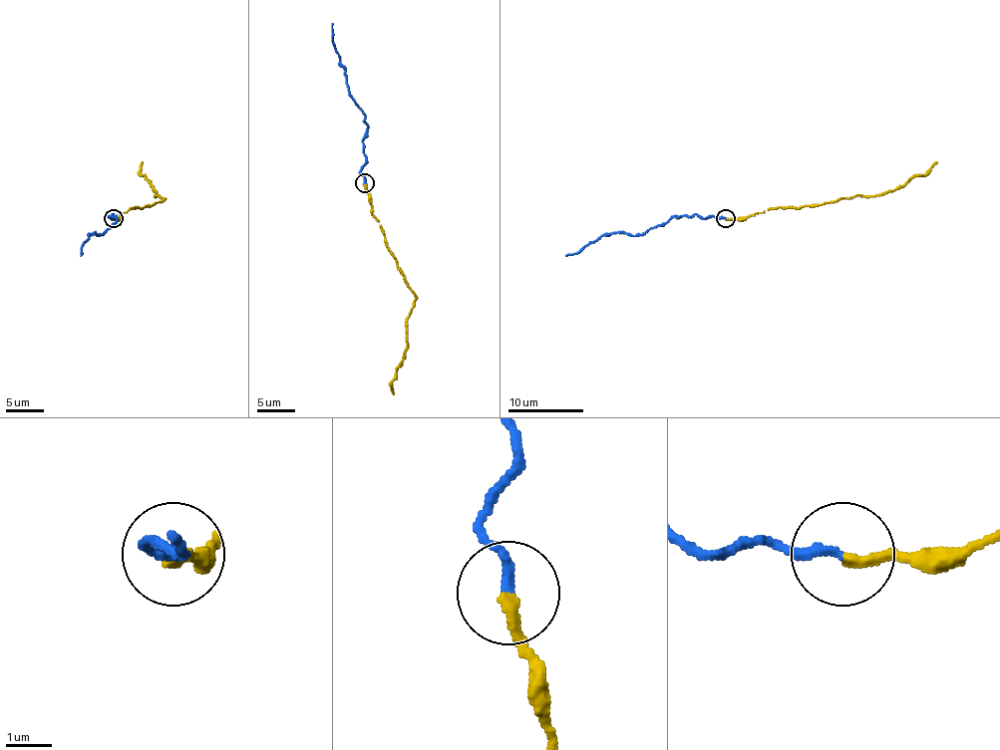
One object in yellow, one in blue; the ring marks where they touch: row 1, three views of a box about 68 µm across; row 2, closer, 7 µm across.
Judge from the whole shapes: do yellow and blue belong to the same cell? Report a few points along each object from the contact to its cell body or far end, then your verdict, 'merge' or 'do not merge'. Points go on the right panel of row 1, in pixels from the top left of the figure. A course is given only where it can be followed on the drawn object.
course yellow (725, 218), (884, 194), (926, 173), (937, 162); course blue (725, 218), (671, 217), (637, 235), (606, 233), (578, 252), (565, 254); merge

